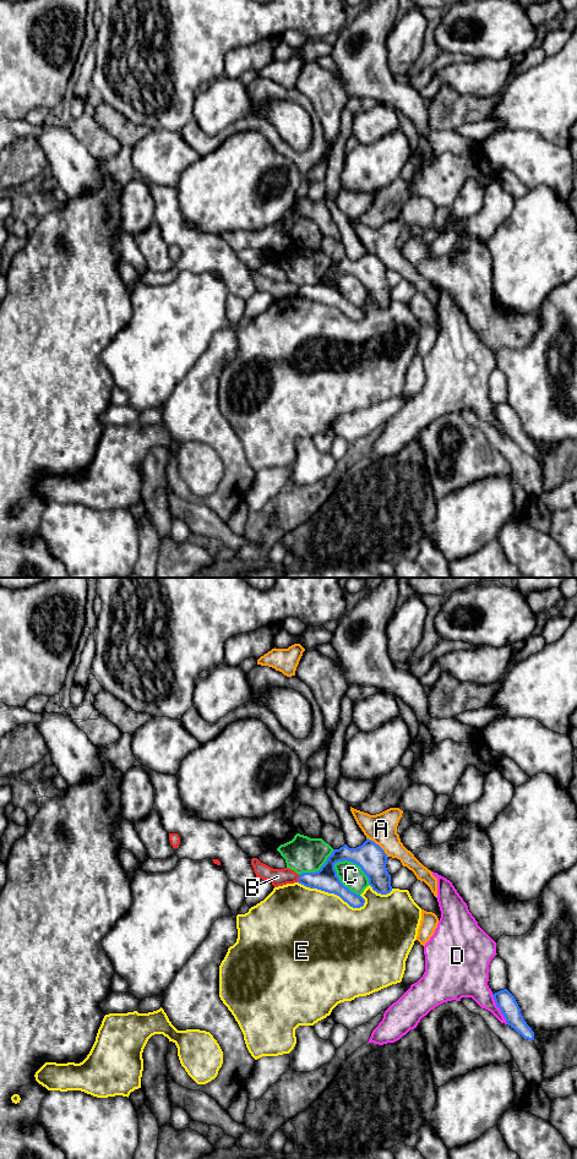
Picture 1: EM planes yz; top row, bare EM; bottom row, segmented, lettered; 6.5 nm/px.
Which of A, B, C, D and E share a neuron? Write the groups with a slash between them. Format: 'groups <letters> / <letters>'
groups A / B / C / D / E

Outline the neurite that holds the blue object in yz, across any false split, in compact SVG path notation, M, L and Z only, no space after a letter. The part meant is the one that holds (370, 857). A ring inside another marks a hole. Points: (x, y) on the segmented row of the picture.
M366 838L366 841L356 848L349 848L344 844L339 849L333 849L319 871L300 874L298 882L310 889L334 893L350 907L360 908L364 906L365 900L341 882L334 864L348 860L359 865L368 876L369 885L372 890L377 893L387 895L392 891L391 875L386 868L387 858L387 854L379 844Z

